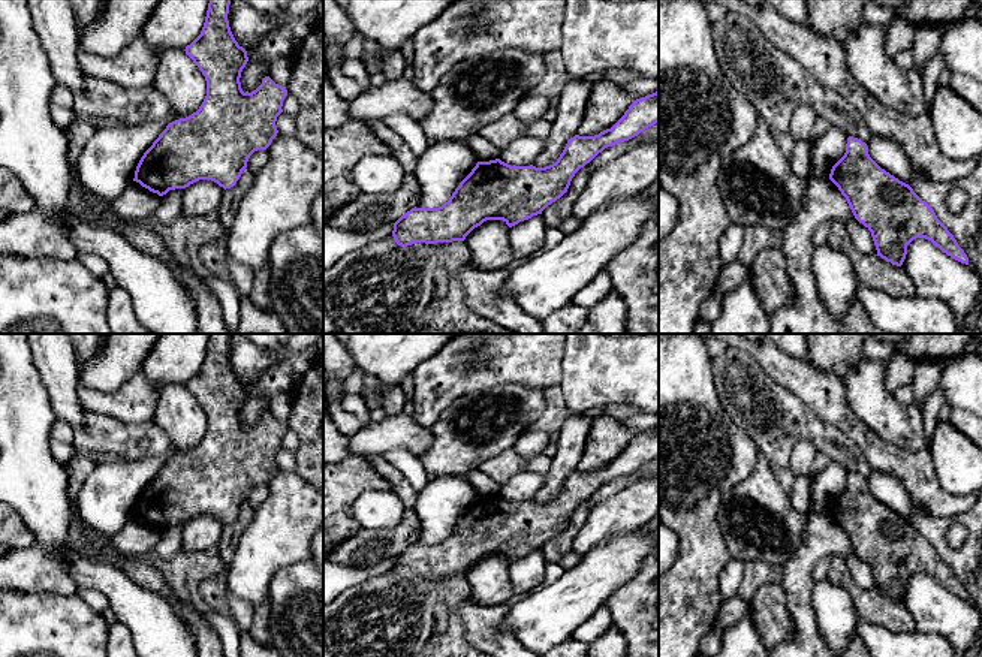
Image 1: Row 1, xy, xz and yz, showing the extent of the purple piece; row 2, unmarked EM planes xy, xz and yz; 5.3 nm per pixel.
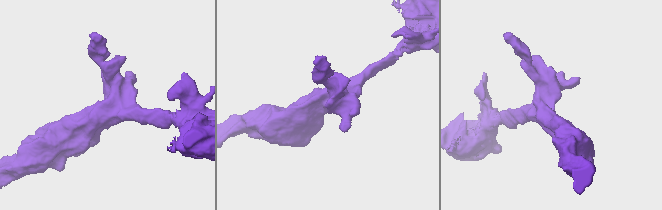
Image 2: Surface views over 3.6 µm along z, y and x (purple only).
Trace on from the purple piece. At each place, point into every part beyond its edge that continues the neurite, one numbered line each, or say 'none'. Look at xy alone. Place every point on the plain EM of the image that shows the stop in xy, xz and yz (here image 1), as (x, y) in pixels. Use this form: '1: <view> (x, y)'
none

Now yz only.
none

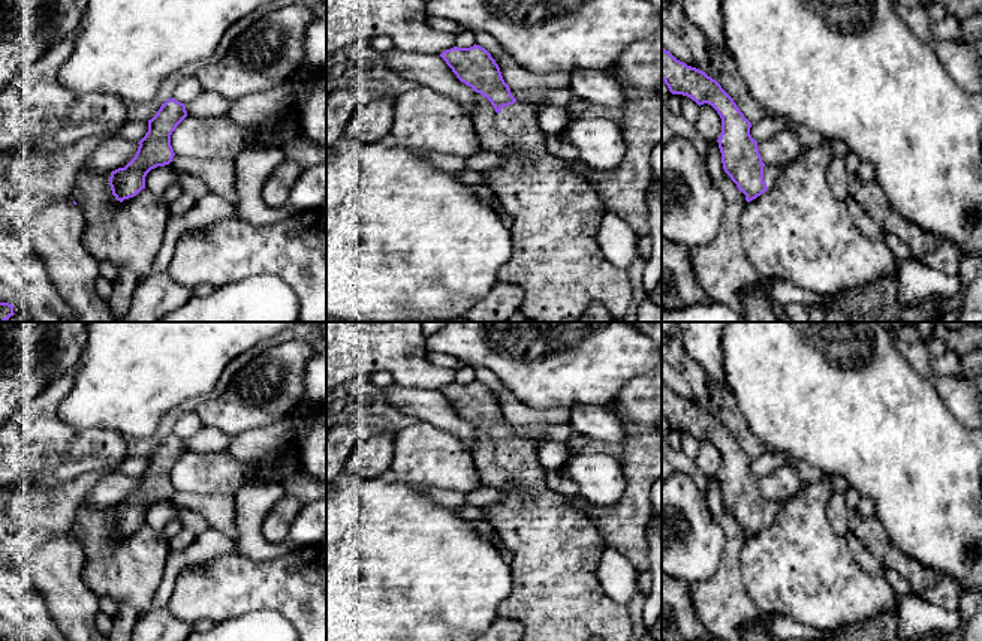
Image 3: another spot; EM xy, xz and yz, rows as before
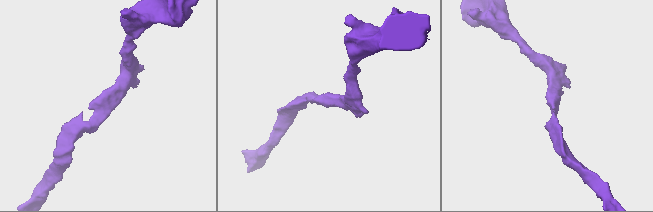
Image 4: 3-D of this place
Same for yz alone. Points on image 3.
1: yz (770, 508)

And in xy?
none

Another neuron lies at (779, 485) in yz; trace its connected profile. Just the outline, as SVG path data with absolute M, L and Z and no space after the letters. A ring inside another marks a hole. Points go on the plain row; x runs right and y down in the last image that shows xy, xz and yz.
M781 466L757 478L757 484L765 500L783 502L801 490L802 479L793 466Z

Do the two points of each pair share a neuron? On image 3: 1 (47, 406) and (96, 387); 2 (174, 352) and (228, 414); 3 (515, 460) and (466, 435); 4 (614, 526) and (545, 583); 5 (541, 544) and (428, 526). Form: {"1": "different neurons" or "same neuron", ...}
{"1": "different neurons", "2": "different neurons", "3": "different neurons", "4": "different neurons", "5": "different neurons"}

